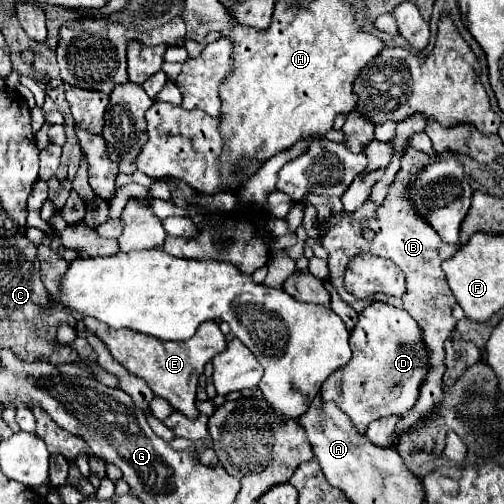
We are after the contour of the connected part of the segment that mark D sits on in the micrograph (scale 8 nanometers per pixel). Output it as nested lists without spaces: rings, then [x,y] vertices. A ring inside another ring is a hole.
[[[373,301],[371,305],[365,307],[363,313],[359,313],[359,321],[351,331],[349,343],[353,351],[351,359],[347,361],[345,367],[333,371],[329,379],[321,385],[321,397],[323,401],[335,401],[337,407],[351,417],[357,431],[363,435],[371,421],[391,415],[405,417],[411,411],[411,407],[419,399],[421,385],[429,371],[429,349],[423,341],[423,329],[419,327],[419,323],[411,315],[407,315],[405,309],[381,301]]]

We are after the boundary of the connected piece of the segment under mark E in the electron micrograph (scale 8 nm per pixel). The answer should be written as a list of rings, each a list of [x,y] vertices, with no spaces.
[[[83,317],[85,329],[99,337],[111,355],[133,375],[141,377],[155,395],[167,399],[177,411],[181,411],[187,417],[197,417],[199,411],[195,409],[195,391],[199,375],[203,373],[205,363],[217,355],[221,349],[227,347],[225,335],[221,333],[217,323],[201,323],[197,329],[197,335],[193,339],[187,339],[183,343],[165,343],[161,339],[153,339],[149,335],[141,335],[135,331],[113,331],[111,327],[105,327],[105,323],[97,323],[97,319]]]

